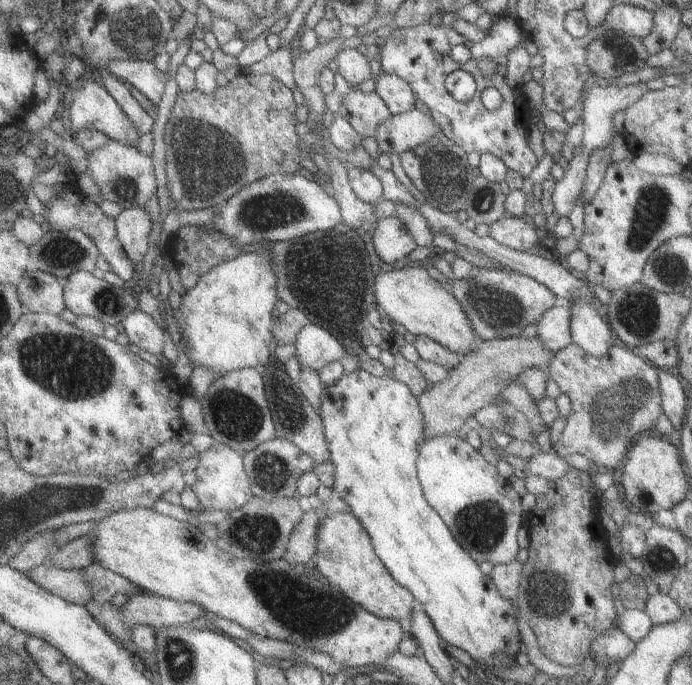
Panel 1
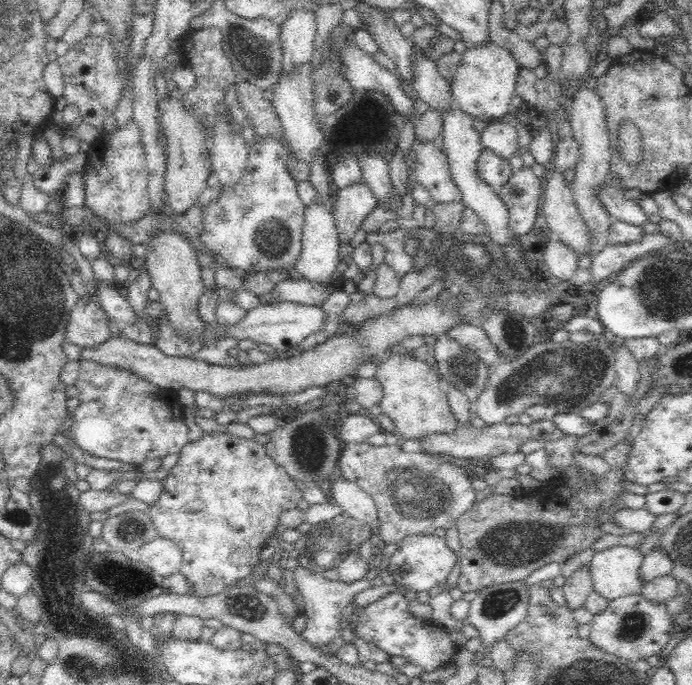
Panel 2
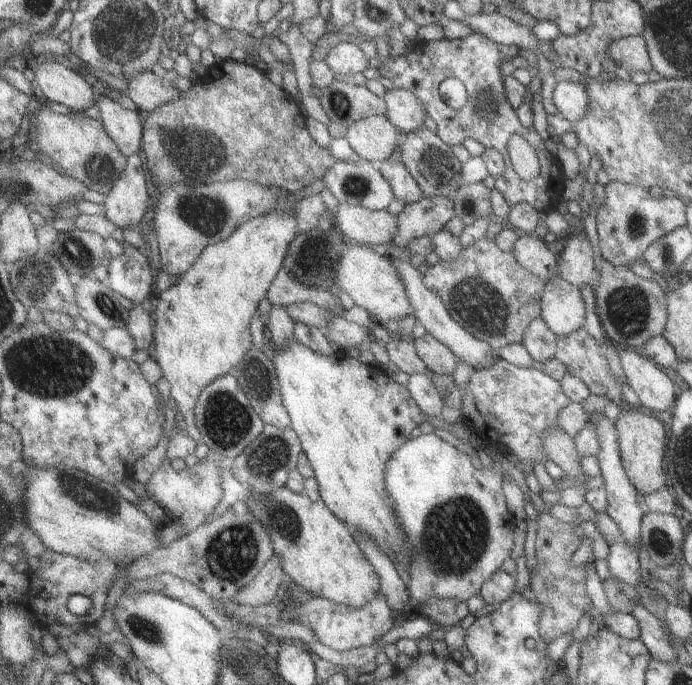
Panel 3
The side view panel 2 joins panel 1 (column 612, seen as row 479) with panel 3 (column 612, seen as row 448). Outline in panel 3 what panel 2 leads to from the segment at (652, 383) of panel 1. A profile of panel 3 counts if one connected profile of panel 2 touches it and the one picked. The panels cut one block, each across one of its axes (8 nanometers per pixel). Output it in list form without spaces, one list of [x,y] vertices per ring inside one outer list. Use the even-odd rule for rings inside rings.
[[[579,328],[568,335],[561,335],[556,338],[553,358],[564,365],[566,373],[573,374],[577,380],[581,380],[591,394],[607,396],[621,409],[627,404],[621,395],[621,388],[626,385],[626,378],[618,357],[619,349],[620,347],[607,339],[600,344],[584,328]]]

